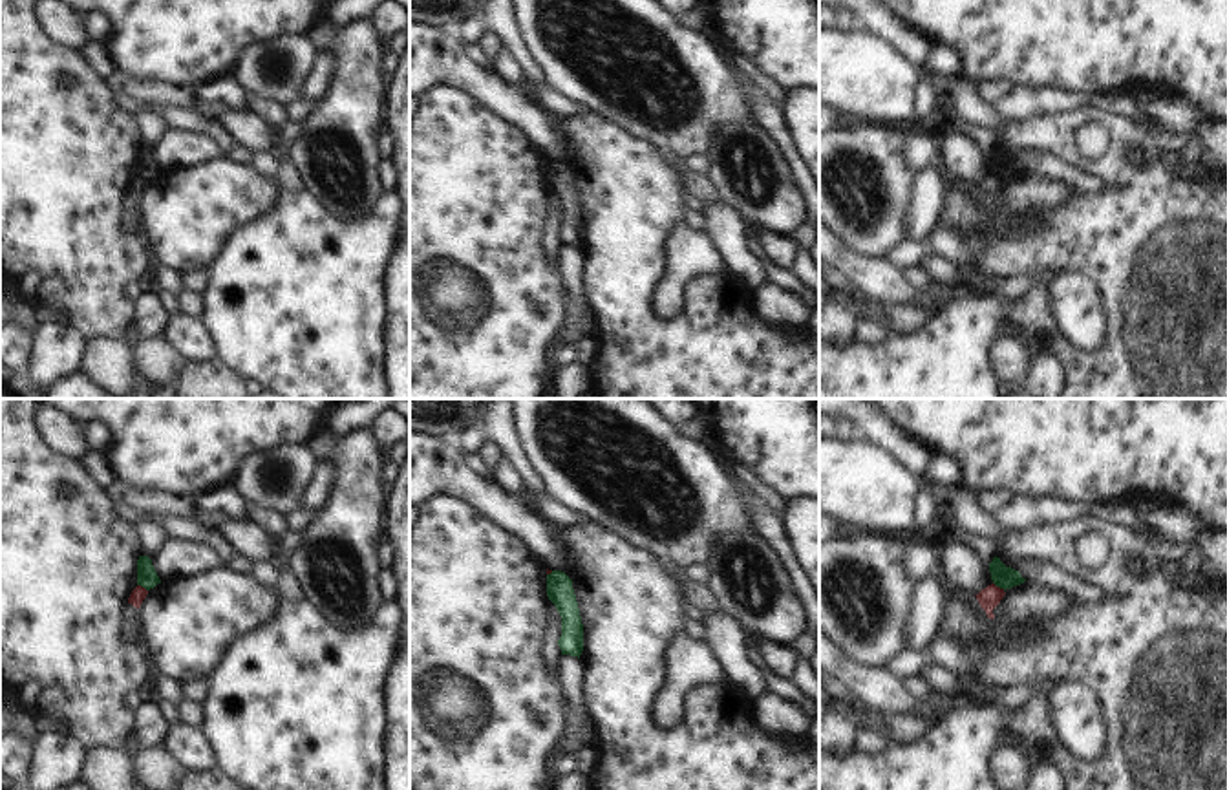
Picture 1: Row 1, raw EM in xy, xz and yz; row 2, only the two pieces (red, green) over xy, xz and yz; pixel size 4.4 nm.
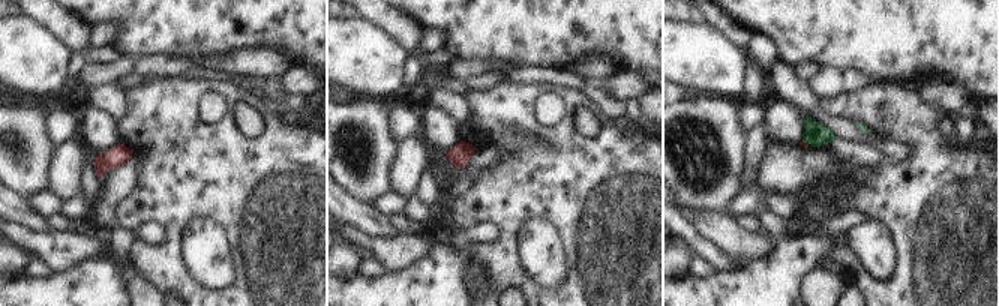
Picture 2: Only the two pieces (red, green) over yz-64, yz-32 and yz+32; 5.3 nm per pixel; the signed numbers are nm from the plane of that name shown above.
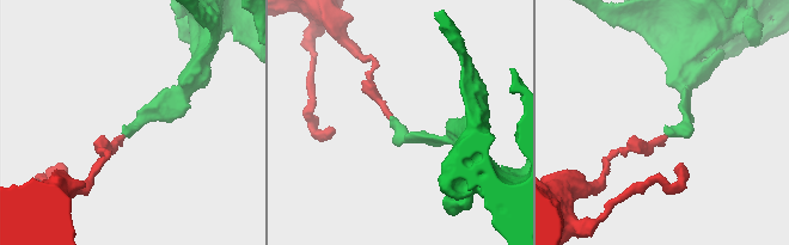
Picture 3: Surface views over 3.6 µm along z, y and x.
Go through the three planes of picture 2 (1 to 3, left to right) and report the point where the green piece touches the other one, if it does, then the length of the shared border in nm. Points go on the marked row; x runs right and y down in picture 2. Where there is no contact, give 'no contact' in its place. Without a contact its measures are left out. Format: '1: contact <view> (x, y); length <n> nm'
1: no contact
2: no contact
3: contact yz+32 (806, 143); length 40 nm

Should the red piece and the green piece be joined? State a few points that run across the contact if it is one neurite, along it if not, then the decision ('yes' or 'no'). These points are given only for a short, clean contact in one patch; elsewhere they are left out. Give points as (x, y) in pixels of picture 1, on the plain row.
line yz (993, 172), (1004, 180); no

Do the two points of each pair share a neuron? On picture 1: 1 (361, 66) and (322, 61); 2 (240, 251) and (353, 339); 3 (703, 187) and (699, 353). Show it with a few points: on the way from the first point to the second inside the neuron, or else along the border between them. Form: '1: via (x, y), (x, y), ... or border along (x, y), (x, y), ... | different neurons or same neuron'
1: border along (328, 50), (333, 57), (333, 74), (315, 101) | different neurons
2: via (264, 280), (324, 337) | same neuron
3: border along (664, 154), (666, 165), (684, 189) | different neurons

